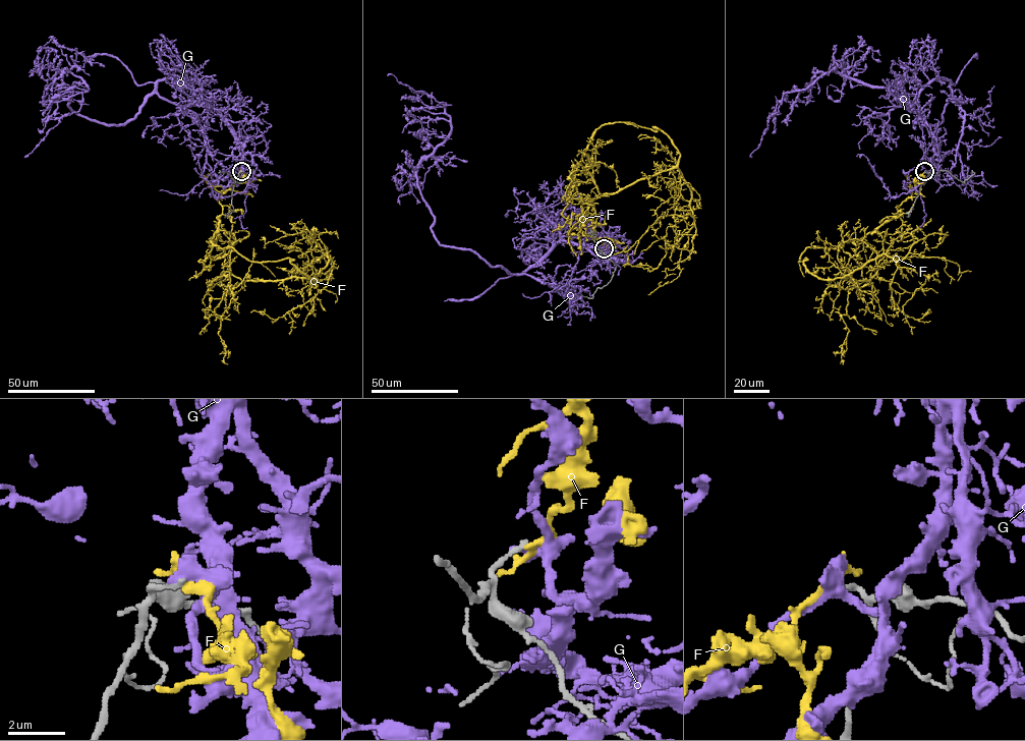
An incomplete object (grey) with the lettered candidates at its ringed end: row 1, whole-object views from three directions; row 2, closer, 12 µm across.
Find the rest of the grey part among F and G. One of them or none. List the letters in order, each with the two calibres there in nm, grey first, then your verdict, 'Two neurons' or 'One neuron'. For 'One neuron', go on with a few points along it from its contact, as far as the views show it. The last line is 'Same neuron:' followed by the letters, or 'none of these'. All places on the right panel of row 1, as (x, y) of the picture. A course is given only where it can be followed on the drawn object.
F: Thickness 190 nm (grey) against 190 nm. Two neurons
G: Thickness 200 nm (grey) against 480 nm. Two neurons
Same neuron: none of these

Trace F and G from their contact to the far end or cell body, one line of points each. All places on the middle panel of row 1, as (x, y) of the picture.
F: (604, 248), (579, 230), (573, 178), (594, 131), (658, 127), (680, 154), (611, 193), (576, 168), (590, 167)
G: (604, 248), (560, 240), (511, 274), (441, 244), (416, 166), (450, 117), (387, 75)

